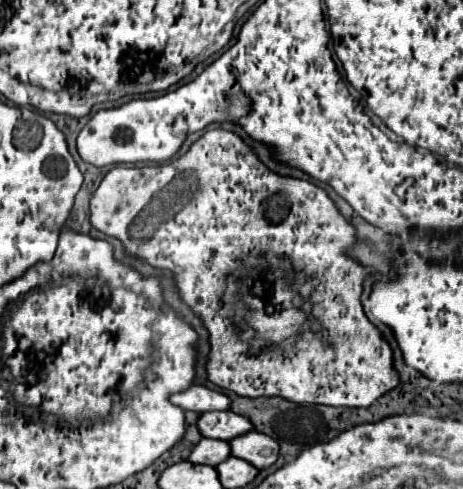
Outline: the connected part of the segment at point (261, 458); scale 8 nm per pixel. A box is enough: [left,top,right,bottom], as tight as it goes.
[229,431,279,469]

